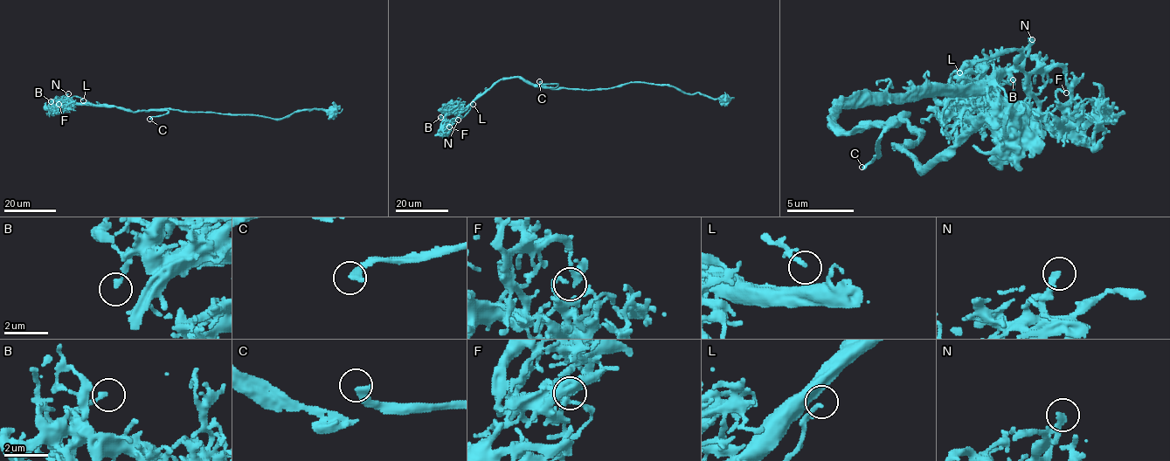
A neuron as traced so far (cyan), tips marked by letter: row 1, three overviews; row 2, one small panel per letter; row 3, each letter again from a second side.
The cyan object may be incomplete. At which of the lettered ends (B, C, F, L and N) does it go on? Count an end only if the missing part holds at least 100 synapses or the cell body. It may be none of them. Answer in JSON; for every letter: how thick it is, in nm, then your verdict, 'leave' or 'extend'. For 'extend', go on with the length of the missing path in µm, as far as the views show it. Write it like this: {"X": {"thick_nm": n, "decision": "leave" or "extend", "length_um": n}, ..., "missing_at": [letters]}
{"B": {"thick_nm": 190, "decision": "leave"}, "C": {"thick_nm": 280, "decision": "extend", "length_um": 25}, "F": {"thick_nm": 180, "decision": "leave"}, "L": {"thick_nm": 90, "decision": "leave"}, "N": {"thick_nm": 240, "decision": "leave"}, "missing_at": ["C"]}

